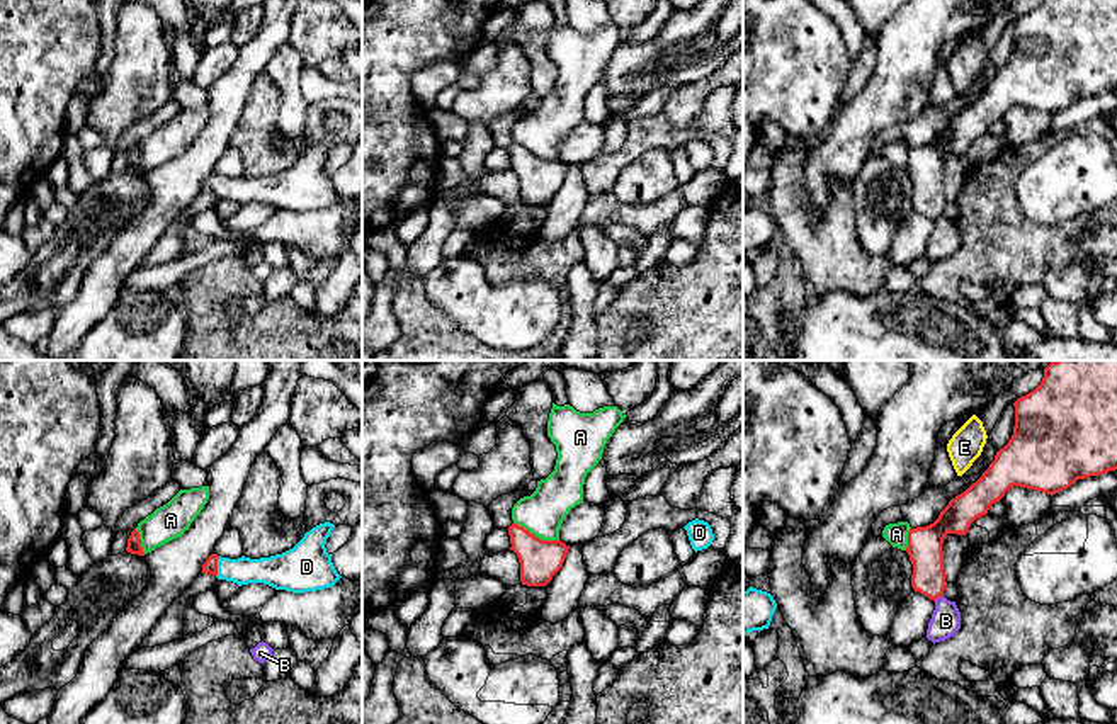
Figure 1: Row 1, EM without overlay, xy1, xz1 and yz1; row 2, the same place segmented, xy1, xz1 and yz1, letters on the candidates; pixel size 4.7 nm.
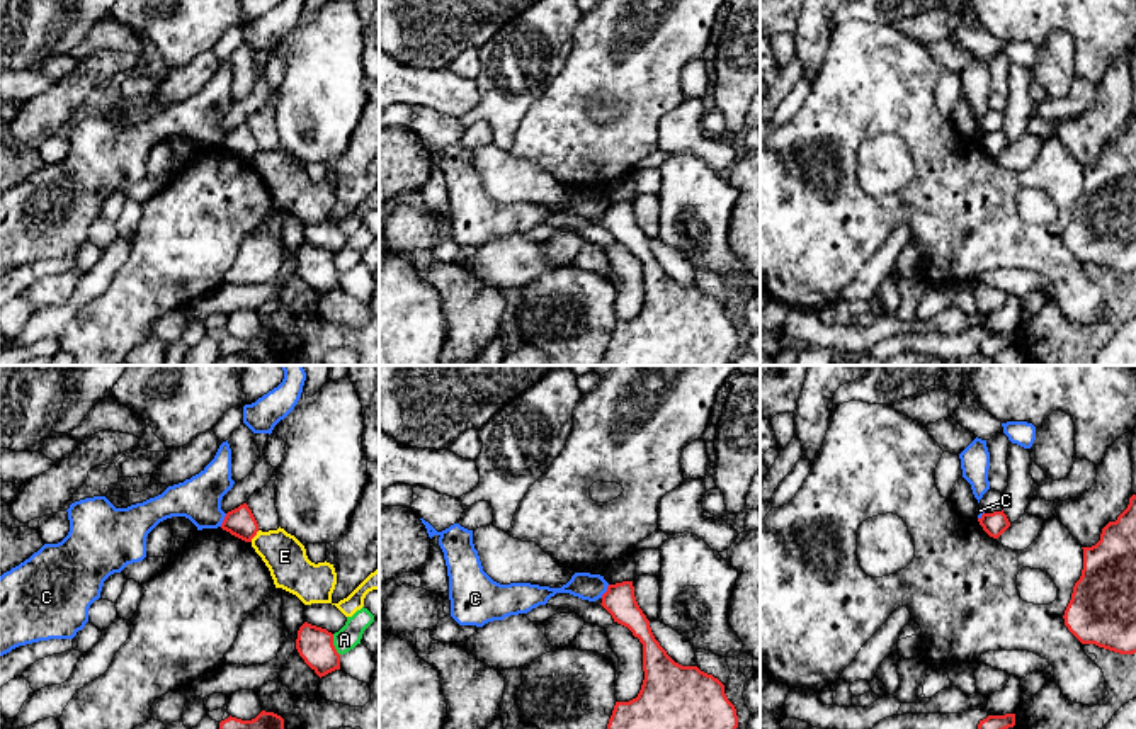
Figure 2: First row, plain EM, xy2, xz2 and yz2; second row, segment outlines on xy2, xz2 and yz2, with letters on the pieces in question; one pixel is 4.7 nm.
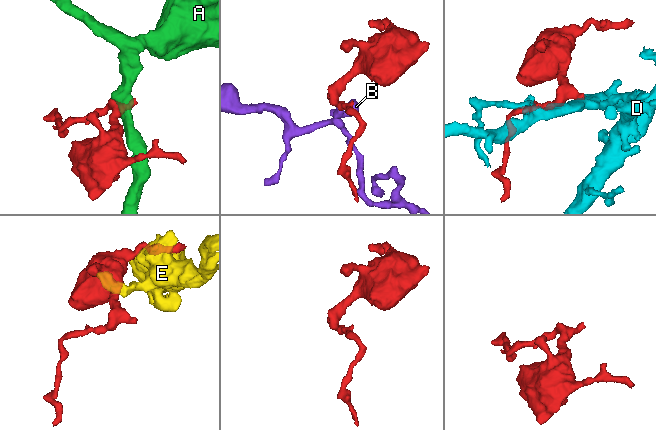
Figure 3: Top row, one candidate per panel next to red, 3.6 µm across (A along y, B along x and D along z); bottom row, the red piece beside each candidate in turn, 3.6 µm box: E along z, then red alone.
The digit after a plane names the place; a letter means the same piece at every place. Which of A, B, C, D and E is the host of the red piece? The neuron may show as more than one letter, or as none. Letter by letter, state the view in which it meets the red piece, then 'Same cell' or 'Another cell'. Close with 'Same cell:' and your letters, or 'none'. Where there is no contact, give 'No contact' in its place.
A: Touches red in xz1. Another cell
B: Touches red in yz1. Another cell
C: Touches red in xy2. Another cell
D: Touches red in xy1. Same cell
E: Touches red in xy2. Another cell
Same cell: D

